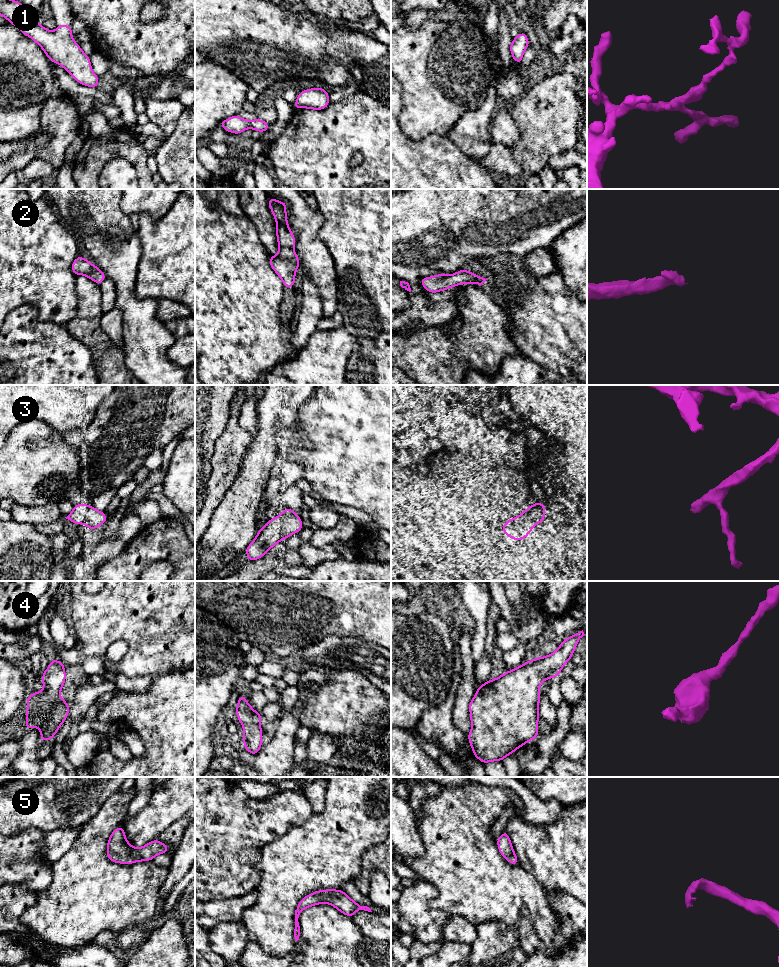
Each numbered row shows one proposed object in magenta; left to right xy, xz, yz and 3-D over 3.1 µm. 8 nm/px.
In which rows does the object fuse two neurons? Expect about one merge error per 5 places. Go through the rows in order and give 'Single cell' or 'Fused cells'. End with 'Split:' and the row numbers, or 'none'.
1: Single cell
2: Single cell
3: Single cell
4: Single cell
5: Single cell
Split: none

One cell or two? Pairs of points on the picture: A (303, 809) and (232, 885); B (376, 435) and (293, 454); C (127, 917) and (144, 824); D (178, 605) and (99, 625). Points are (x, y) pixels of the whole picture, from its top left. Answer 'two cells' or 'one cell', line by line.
A: one cell
B: one cell
C: two cells
D: one cell

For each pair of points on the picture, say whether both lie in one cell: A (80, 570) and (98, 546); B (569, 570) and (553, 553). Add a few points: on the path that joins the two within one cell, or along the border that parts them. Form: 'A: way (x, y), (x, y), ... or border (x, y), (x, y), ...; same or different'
A: way (86, 564), (98, 552); same
B: way (566, 566), (557, 557); same

